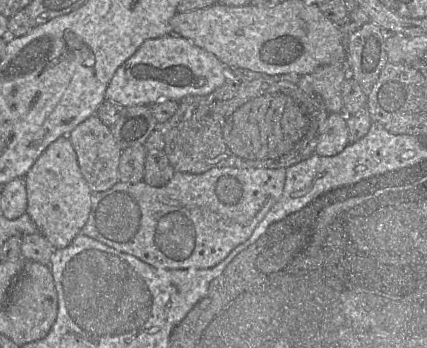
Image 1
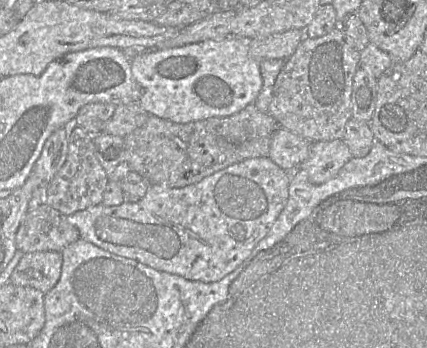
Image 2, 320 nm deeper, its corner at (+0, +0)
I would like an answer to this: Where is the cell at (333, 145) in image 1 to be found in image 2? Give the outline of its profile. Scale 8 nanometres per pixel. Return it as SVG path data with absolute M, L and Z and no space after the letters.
M278 127L272 135L268 157L290 174L308 158L311 144L311 141Z

